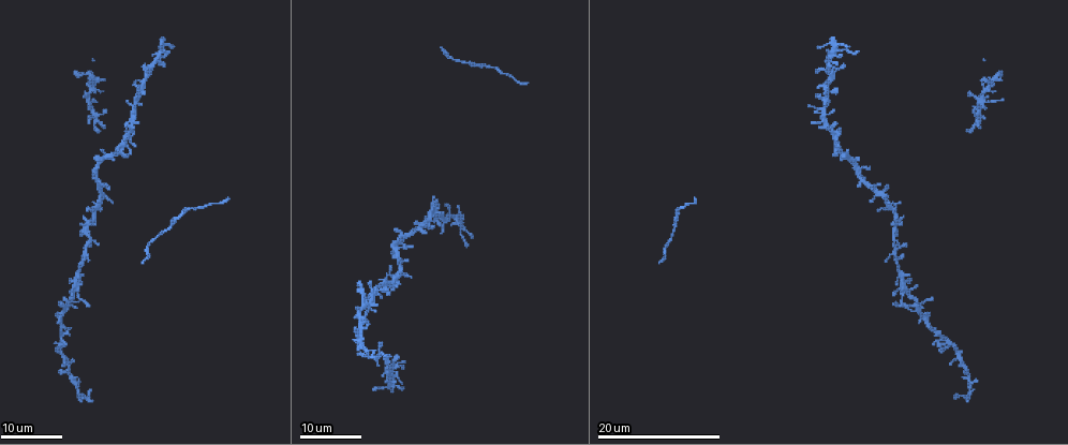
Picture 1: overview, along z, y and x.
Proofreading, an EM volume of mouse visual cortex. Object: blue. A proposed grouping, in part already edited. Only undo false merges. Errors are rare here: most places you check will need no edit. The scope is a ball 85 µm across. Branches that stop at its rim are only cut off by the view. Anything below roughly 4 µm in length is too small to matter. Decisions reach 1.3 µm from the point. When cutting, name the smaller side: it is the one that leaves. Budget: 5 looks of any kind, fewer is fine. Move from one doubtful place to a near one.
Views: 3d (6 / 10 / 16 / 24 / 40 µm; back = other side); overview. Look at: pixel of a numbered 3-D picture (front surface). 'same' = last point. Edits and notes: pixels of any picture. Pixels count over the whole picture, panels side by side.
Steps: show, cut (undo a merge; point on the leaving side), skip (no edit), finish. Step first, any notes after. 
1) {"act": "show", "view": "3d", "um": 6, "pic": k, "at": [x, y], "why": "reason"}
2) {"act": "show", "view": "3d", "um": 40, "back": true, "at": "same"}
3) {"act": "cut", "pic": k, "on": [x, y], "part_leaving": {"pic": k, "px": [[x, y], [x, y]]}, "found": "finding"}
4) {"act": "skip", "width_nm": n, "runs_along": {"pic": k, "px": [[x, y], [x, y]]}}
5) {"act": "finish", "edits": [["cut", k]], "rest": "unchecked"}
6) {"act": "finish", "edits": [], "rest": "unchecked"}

{"act": "show", "view": "3d", "um": 24, "pic": 1, "at": [821, 118], "why": "a fork"}

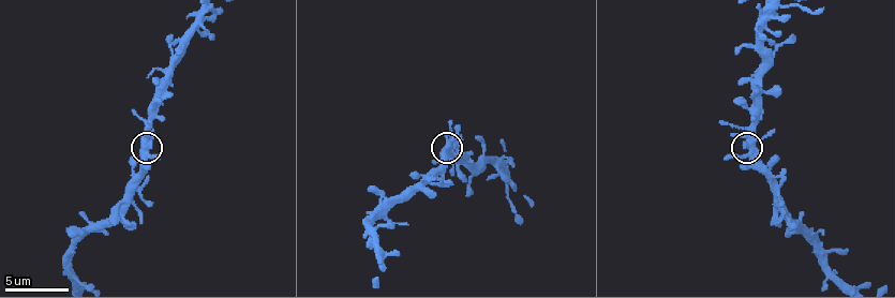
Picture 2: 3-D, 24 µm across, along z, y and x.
{"act": "show", "view": "3d", "um": 10, "pic": 2, "at": [147, 151], "why": "closer look"}

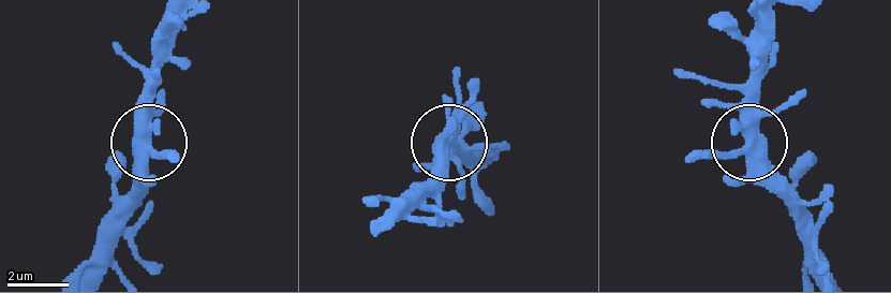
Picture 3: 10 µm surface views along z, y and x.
{"act": "skip", "side_arm_um": 19, "found": "one cell here"}

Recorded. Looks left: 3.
{"act": "show", "view": "3d", "um": 16, "pic": 1, "at": [881, 194], "why": "three-way junction"}

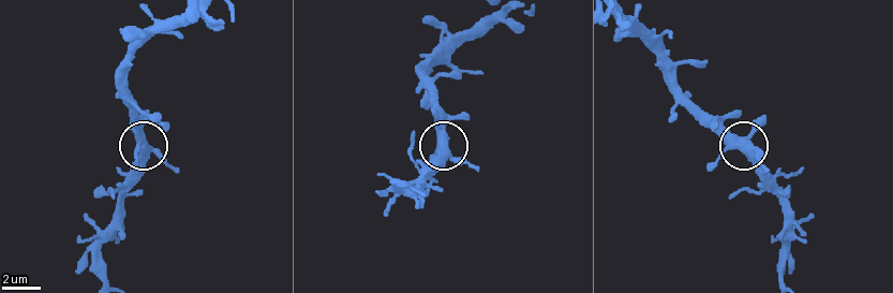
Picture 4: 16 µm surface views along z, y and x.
{"act": "show", "view": "3d", "um": 10, "pic": 4, "at": [745, 142]}

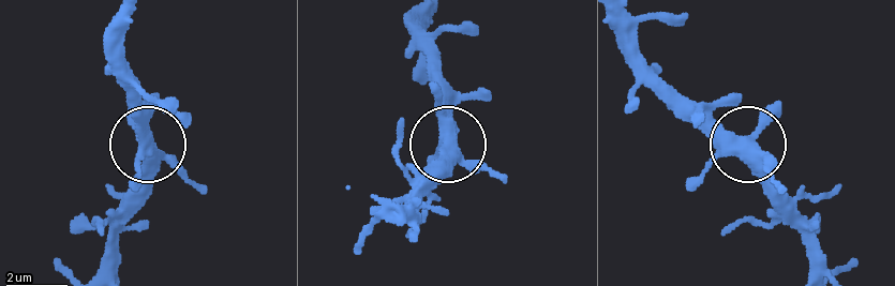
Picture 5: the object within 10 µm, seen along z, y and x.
{"act": "skip", "width_nm": 370, "found": "all the same cell"}

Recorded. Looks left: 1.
{"act": "finish", "edits": [], "rest": "unchecked"}

